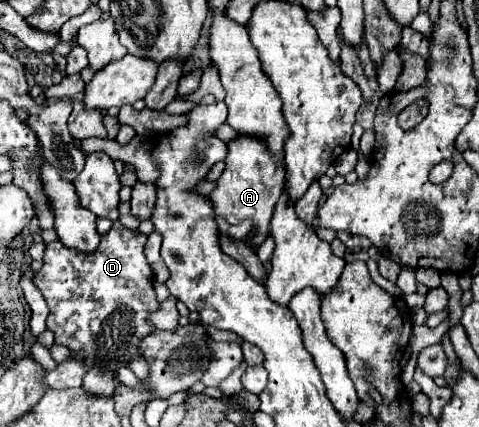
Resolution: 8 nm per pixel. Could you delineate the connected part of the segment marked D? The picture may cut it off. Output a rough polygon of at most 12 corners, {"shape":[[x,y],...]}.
{"shape":[[146,235],[46,243],[34,285],[56,343],[112,397],[158,309]]}

